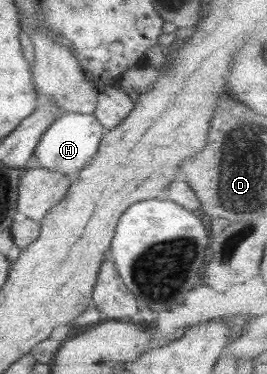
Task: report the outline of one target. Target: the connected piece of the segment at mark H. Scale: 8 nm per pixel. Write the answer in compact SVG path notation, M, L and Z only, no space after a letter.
M76 112L60 113L41 136L34 154L38 167L50 169L65 175L76 175L94 158L106 129L93 114L76 114Z

